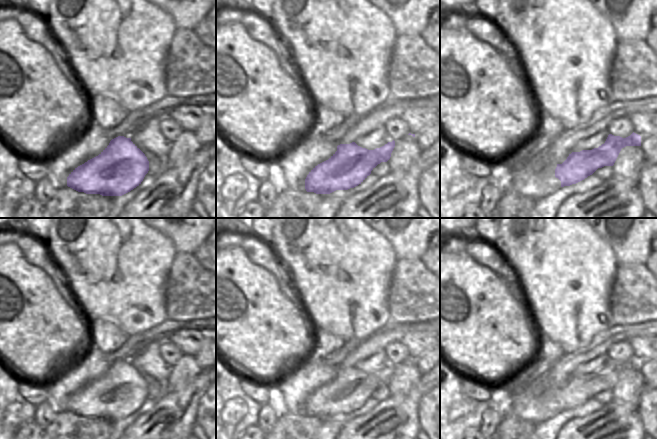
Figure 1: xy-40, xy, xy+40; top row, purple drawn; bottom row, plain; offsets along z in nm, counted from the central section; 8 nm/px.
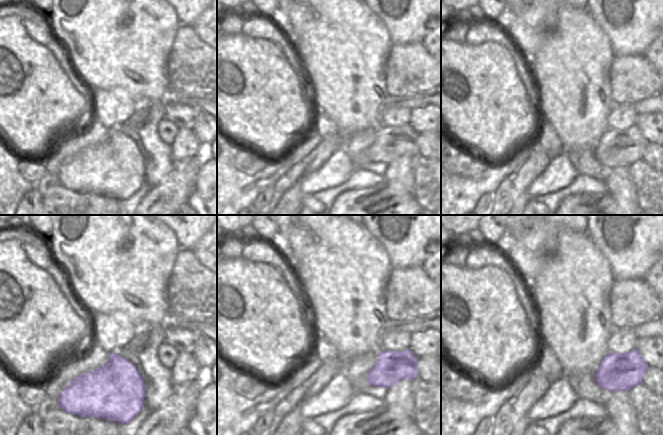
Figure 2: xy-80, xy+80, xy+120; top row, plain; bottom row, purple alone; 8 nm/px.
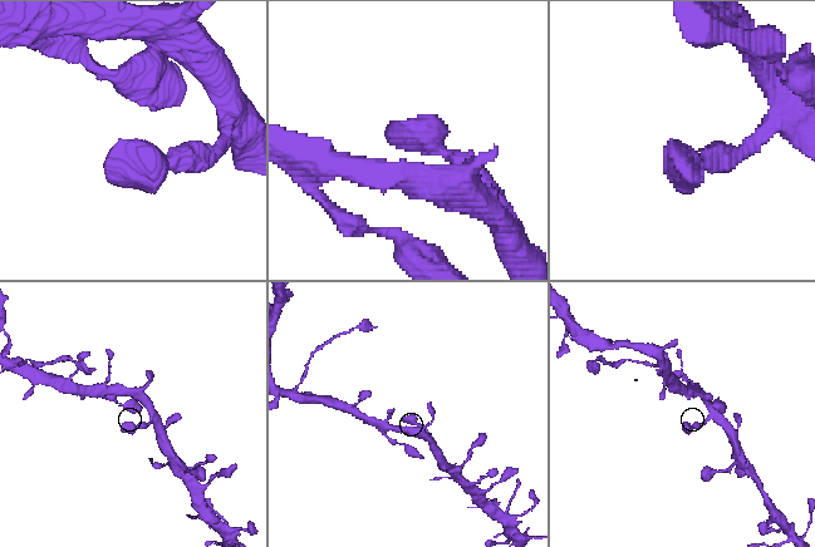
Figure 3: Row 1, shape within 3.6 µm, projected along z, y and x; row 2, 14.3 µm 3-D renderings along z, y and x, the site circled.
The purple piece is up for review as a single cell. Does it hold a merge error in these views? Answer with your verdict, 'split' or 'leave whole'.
leave whole

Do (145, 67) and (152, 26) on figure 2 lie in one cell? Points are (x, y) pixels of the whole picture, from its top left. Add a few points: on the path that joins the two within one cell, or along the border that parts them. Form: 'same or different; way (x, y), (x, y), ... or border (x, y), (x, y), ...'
same; way (145, 57), (145, 36)

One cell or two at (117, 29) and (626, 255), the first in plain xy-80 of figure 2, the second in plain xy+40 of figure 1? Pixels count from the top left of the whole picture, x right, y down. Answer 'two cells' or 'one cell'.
two cells

